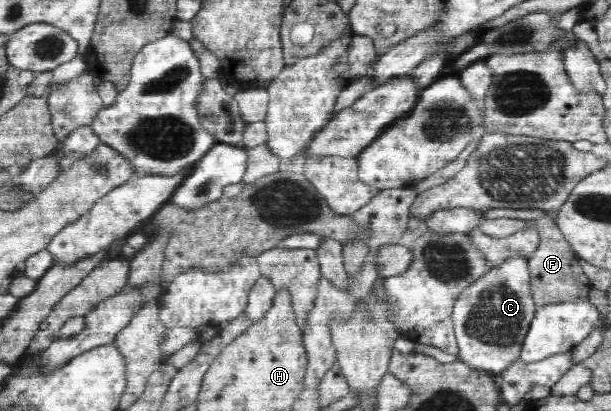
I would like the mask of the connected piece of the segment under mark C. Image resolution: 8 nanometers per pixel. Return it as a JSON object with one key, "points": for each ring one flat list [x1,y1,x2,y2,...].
{"points":[[515,253,507,260,483,274,482,278,475,280,454,303,452,309,452,322,456,335,459,352,456,355,463,363,485,373,503,372,513,361,520,358,521,345,529,332,530,324,535,316,537,307,531,293,531,274,528,258,523,253]]}

